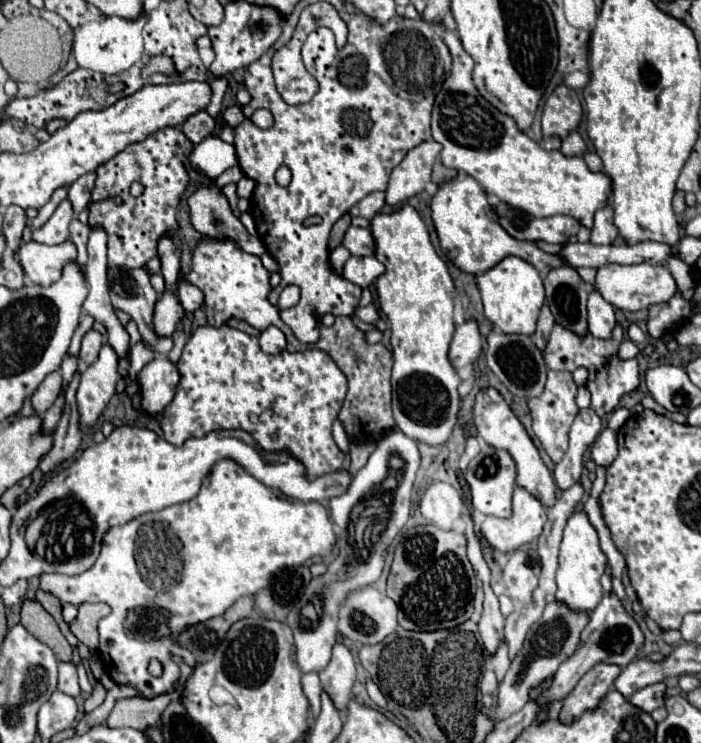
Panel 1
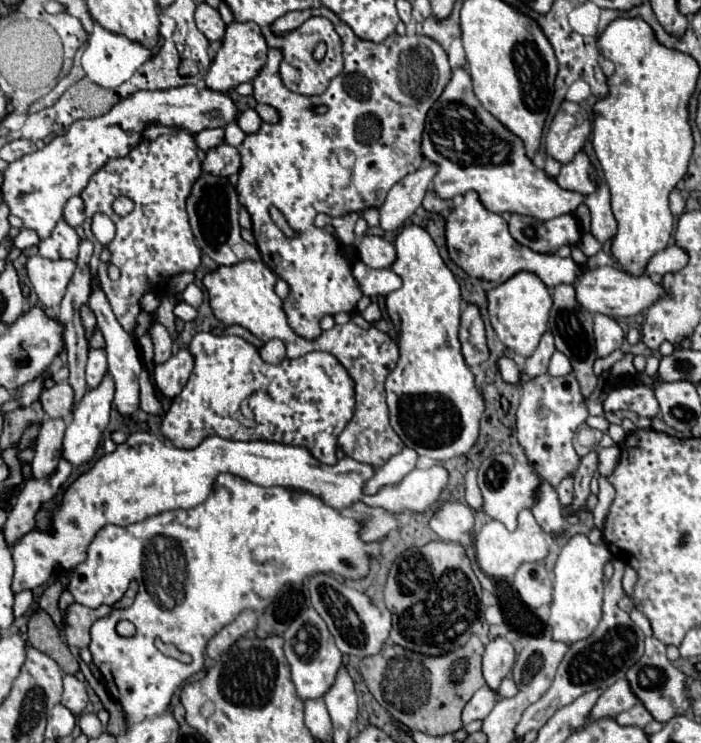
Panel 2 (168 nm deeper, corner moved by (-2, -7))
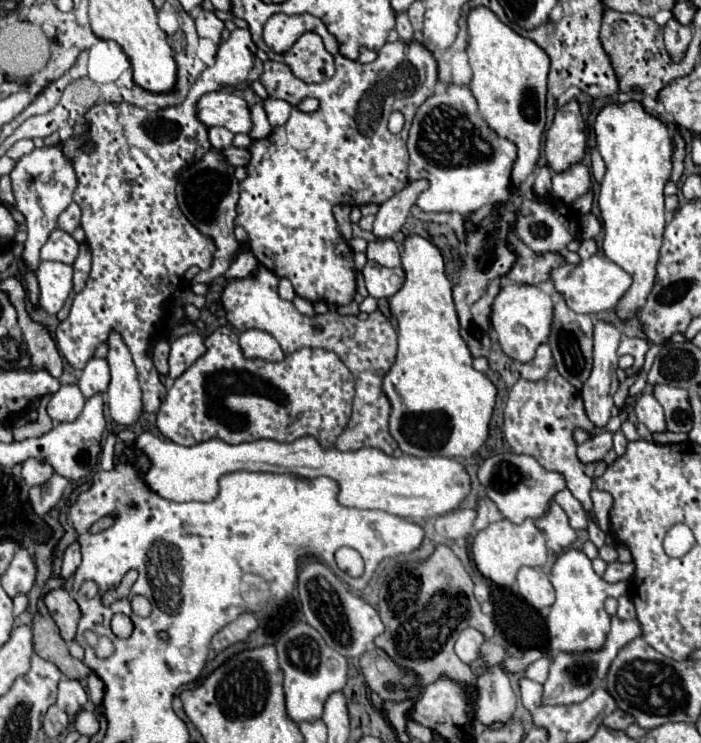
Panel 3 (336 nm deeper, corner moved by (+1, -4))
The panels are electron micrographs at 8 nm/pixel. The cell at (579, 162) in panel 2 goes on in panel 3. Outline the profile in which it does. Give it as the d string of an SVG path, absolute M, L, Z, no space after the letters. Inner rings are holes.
M574 164L570 170L552 176L552 192L554 196L564 202L572 204L576 198L584 196L592 188L590 170L586 164Z

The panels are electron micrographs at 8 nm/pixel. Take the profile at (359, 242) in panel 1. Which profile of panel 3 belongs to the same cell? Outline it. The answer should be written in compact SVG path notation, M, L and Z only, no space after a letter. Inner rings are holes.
M392 238L370 242L366 256L368 260L378 262L380 266L400 266L400 248Z

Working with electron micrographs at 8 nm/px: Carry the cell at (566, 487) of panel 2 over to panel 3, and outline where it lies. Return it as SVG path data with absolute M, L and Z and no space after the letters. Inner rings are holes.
M570 490L558 492L554 500L556 500L556 502L564 508L564 512L568 514L570 526L572 526L574 530L588 530L588 518L586 518L586 512L584 512L582 504L570 494Z

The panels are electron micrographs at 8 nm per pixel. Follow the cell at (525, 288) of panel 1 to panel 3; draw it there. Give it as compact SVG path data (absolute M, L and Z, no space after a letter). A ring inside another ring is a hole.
M504 281L492 306L492 326L498 334L498 342L506 356L518 362L530 362L540 344L548 342L552 328L554 302L537 285Z

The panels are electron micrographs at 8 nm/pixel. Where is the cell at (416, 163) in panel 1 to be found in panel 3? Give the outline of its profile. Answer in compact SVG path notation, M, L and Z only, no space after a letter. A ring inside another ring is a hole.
M416 180L416 182L408 184L404 190L400 190L398 194L394 194L384 204L380 204L380 210L378 210L376 220L374 220L372 234L380 240L396 234L404 226L404 222L410 214L410 208L416 204L418 194L424 192L426 188L428 188L426 180Z

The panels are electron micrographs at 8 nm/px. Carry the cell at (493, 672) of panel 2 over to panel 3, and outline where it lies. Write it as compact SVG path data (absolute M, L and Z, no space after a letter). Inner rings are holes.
M500 666L488 668L478 676L476 684L478 702L476 702L476 720L484 726L494 722L510 722L516 708L516 694L510 686L508 674Z

